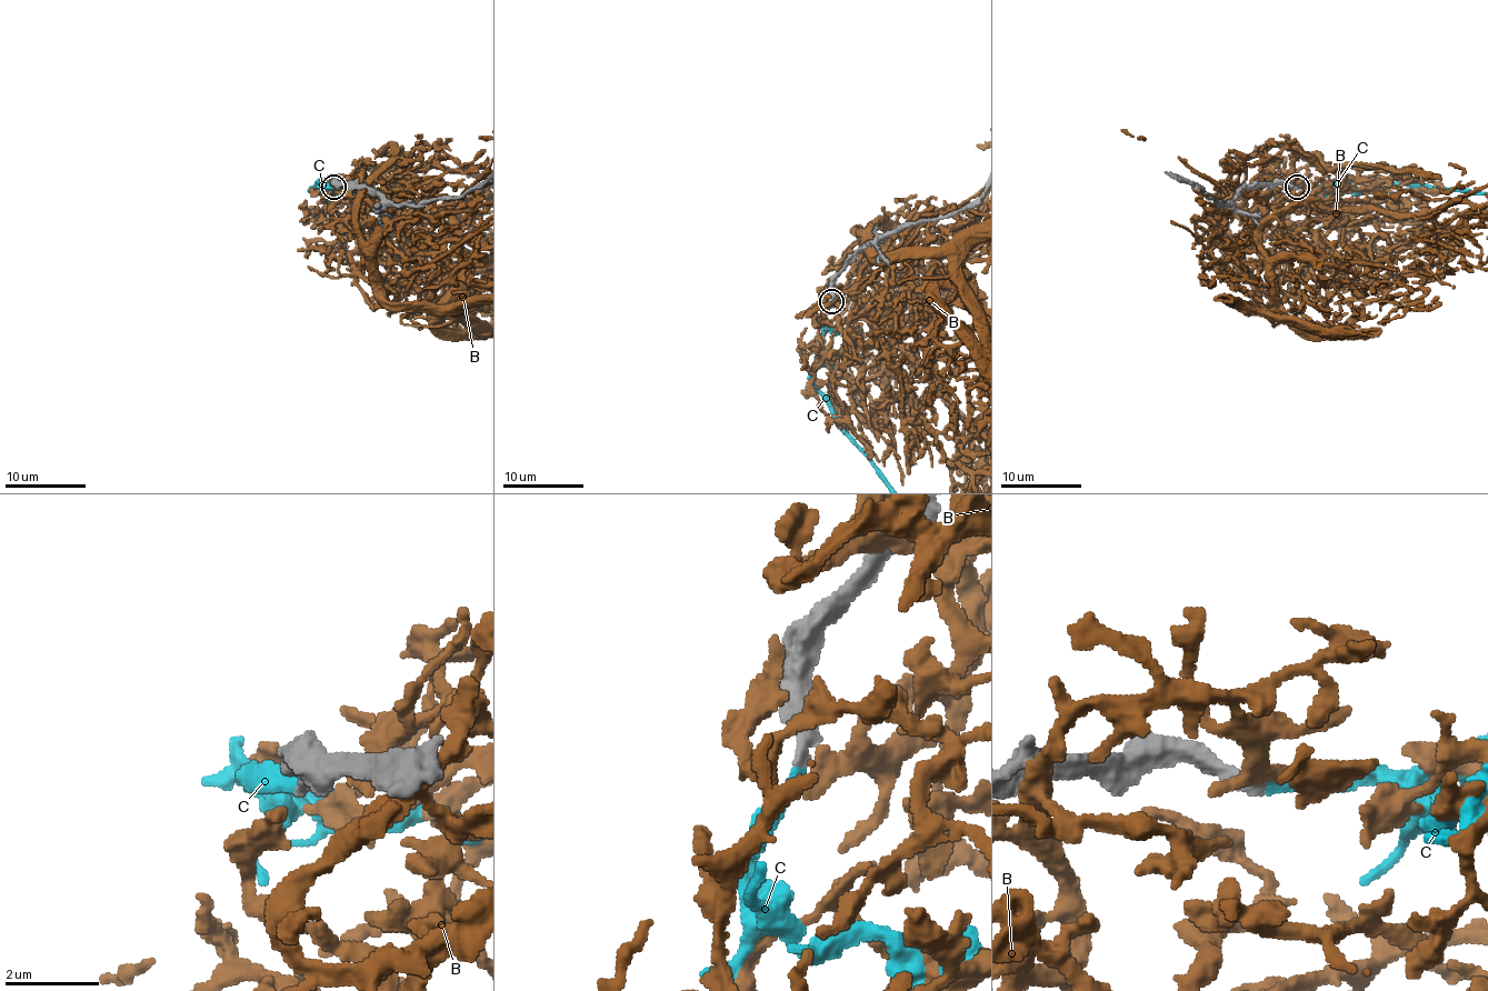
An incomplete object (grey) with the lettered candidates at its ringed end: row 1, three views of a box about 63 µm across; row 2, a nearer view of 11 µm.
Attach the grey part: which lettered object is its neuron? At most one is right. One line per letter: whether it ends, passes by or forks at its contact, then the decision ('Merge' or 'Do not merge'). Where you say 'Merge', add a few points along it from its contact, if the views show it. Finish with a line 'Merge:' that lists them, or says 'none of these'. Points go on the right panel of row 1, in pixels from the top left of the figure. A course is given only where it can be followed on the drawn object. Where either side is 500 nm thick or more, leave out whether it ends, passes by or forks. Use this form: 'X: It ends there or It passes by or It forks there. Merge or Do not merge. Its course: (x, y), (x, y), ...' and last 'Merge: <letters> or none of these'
B: It ends there. Do not merge
C: It ends there. Merge
Merge: C

